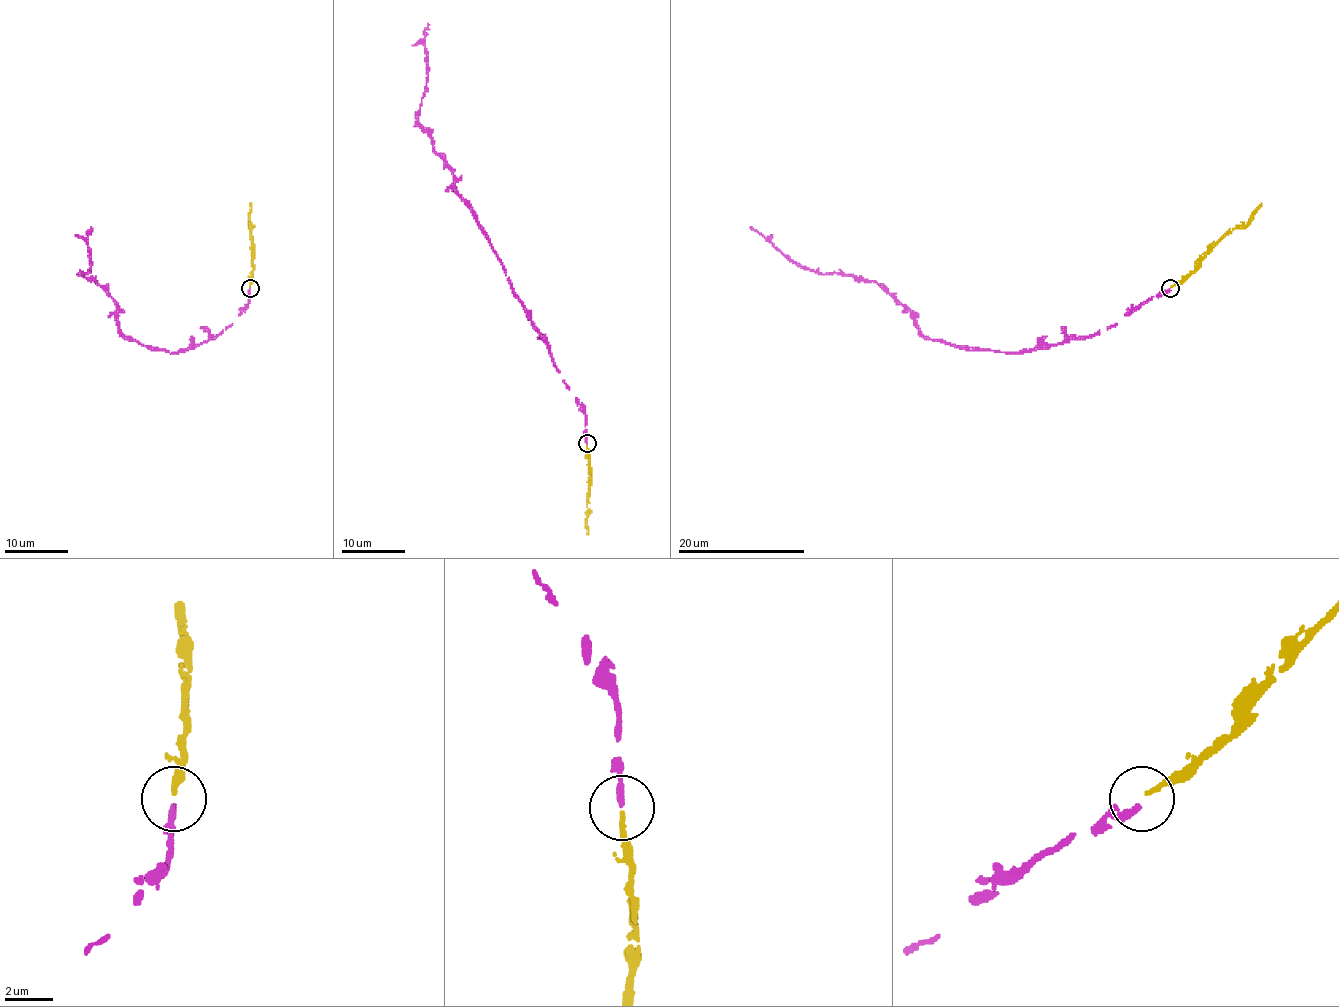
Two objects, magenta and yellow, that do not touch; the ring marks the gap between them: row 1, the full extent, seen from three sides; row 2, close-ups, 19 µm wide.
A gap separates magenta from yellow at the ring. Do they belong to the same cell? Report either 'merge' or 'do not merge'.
merge

